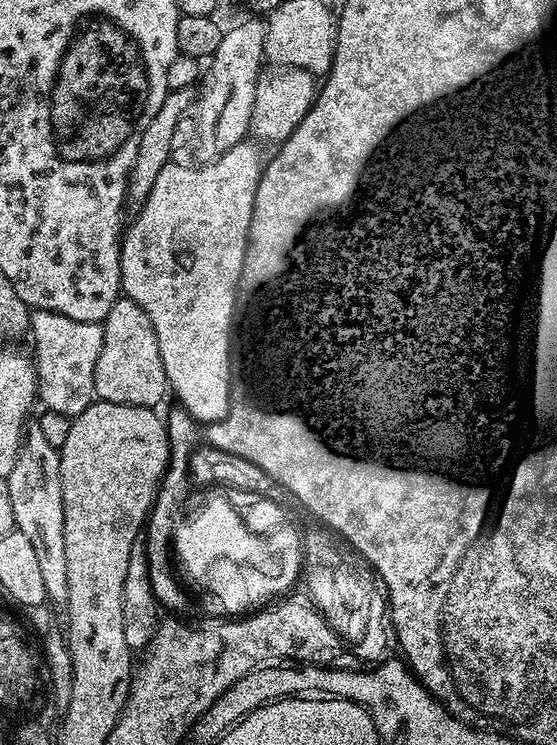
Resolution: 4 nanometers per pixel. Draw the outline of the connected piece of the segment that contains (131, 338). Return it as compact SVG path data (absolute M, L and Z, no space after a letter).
M121 298L110 306L110 314L104 321L102 354L94 370L95 395L115 404L139 404L156 406L169 391L166 370L162 366L162 354L158 350L158 338L152 323L146 318L142 306L133 300Z

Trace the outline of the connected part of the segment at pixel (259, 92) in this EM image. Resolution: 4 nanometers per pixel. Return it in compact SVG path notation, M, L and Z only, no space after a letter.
M281 64L265 67L257 78L253 114L249 122L251 135L256 135L257 141L265 140L271 146L283 144L290 138L290 134L294 134L298 122L306 118L306 114L316 103L317 91L318 80L311 72Z

